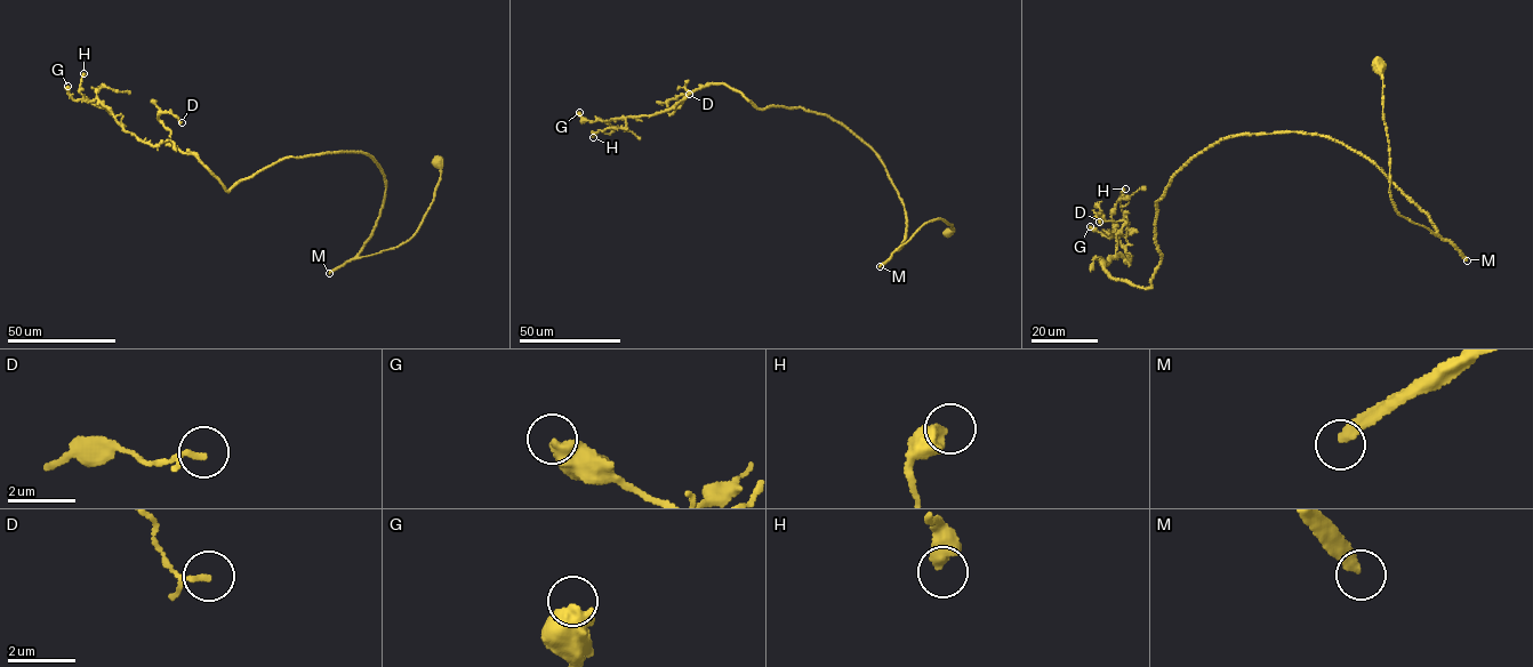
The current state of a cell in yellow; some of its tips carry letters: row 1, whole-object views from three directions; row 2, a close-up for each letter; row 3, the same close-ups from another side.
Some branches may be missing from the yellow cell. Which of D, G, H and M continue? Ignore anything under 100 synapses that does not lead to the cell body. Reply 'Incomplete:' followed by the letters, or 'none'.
Incomplete: M

